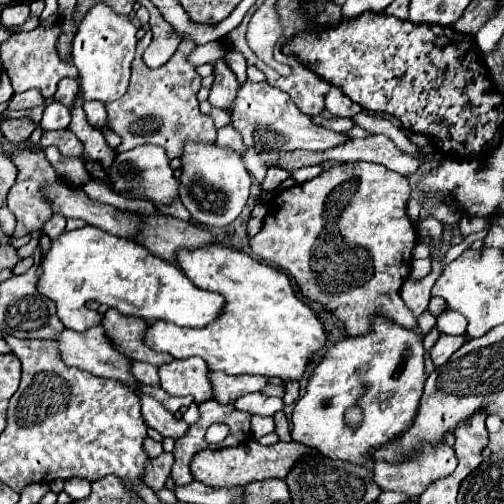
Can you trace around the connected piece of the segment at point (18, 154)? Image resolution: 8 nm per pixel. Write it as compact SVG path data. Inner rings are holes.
M34 148L16 150L12 154L12 160L18 166L18 178L16 178L16 184L8 192L8 208L16 216L16 228L14 228L12 238L22 238L34 230L40 230L52 218L52 202L46 202L42 190L44 190L44 186L54 184L58 180L58 176L56 176L54 168L50 166L50 162L46 160L42 150L40 152L36 152Z

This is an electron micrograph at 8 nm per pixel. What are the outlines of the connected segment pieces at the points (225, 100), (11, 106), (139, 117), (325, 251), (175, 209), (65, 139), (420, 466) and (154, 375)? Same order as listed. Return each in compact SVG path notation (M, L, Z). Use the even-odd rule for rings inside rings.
M218 60L214 64L214 86L210 88L210 104L220 108L220 110L226 110L226 112L232 112L232 104L236 100L236 94L238 94L238 80L234 76L234 72L224 64L224 60Z
M26 90L20 94L14 94L6 106L6 110L20 110L20 108L34 108L44 106L44 98L38 94L38 90Z
M146 32L136 46L136 58L132 62L132 78L128 90L122 98L108 102L106 112L108 120L106 126L122 138L122 144L116 152L130 150L140 144L158 144L166 148L168 158L176 158L182 154L186 142L206 142L212 144L216 136L216 126L210 116L198 110L196 92L200 90L202 78L196 72L196 66L188 62L190 52L196 48L196 42L184 38L176 50L176 54L160 68L150 70L142 62L142 52L152 41L152 32Z
M344 162L326 168L310 182L296 184L280 190L268 202L268 214L262 230L250 238L252 252L286 274L296 278L300 292L310 300L316 300L336 314L350 336L370 334L374 316L384 316L390 322L422 334L414 312L400 298L400 288L410 276L412 250L418 244L414 224L406 214L406 202L410 198L408 180L374 162Z
M178 200L178 202L174 202L174 206L158 206L164 214L168 214L168 216L174 216L174 218L180 218L180 220L184 220L184 222L190 222L192 220L192 216L190 216L190 212L186 210L186 206L182 206L182 202Z
M64 128L64 130L54 130L54 132L48 132L44 130L42 134L42 140L40 140L40 148L46 148L46 146L58 146L58 150L62 150L64 154L70 154L70 156L78 156L82 158L84 156L84 144L72 134L72 130Z
M442 444L438 448L428 446L414 460L408 460L404 464L376 462L374 482L378 482L382 490L402 492L408 498L418 498L428 488L428 484L454 472L456 464L458 462L454 450L448 444Z
M132 362L132 374L136 376L138 382L148 384L148 386L160 386L160 376L158 376L158 366L154 364L144 364L144 362Z

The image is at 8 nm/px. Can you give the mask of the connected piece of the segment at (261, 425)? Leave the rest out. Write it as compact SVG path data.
M252 416L252 438L254 440L258 440L270 432L274 432L272 416Z

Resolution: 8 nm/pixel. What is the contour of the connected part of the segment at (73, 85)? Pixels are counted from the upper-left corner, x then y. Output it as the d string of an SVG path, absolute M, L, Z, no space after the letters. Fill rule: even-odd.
M62 78L58 82L58 90L56 90L54 98L56 98L56 102L70 106L76 94L78 94L78 80L76 78Z

